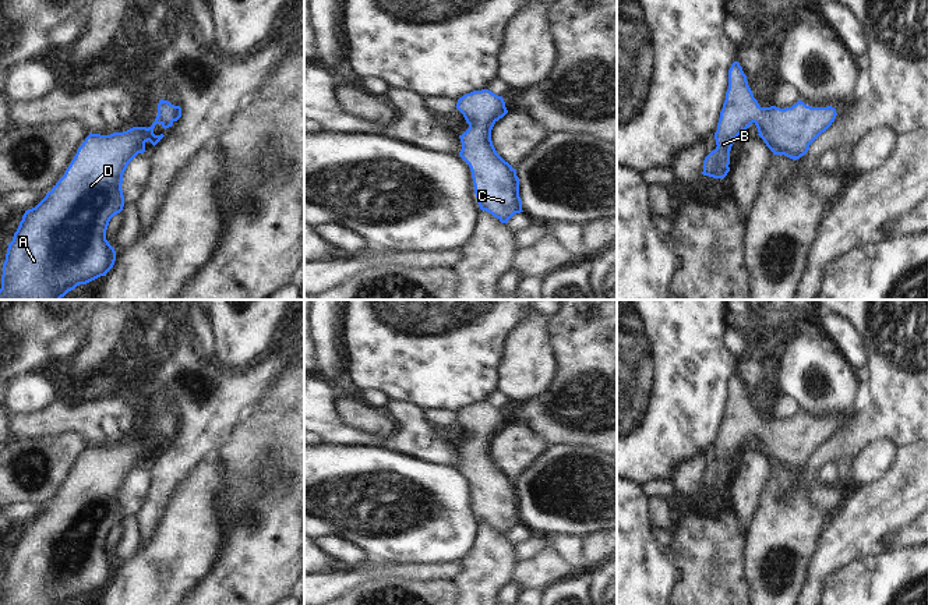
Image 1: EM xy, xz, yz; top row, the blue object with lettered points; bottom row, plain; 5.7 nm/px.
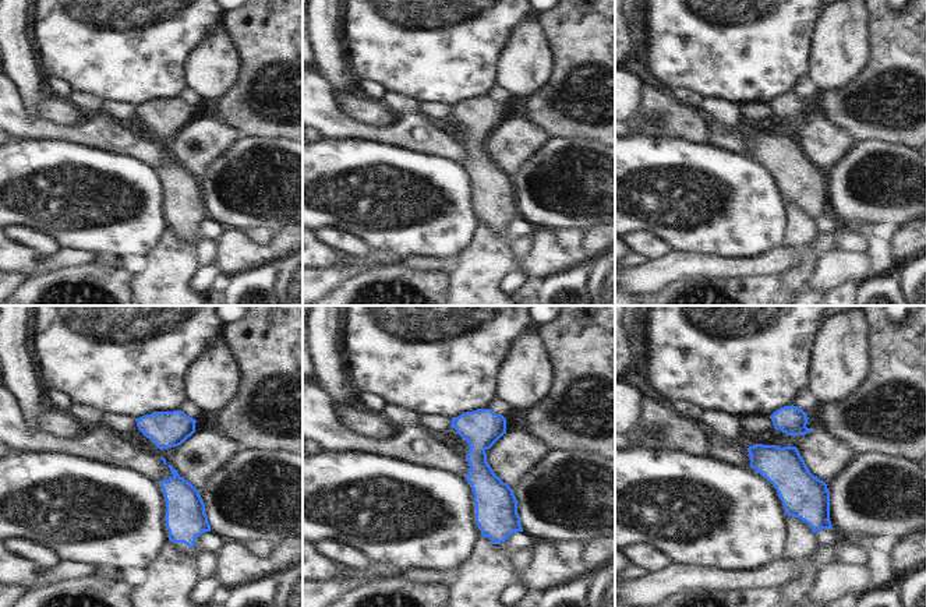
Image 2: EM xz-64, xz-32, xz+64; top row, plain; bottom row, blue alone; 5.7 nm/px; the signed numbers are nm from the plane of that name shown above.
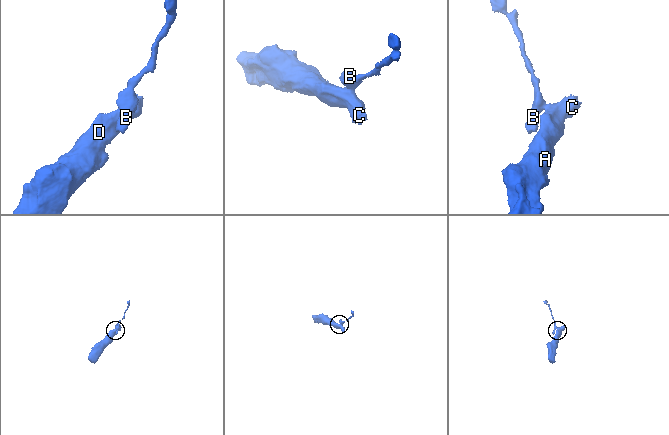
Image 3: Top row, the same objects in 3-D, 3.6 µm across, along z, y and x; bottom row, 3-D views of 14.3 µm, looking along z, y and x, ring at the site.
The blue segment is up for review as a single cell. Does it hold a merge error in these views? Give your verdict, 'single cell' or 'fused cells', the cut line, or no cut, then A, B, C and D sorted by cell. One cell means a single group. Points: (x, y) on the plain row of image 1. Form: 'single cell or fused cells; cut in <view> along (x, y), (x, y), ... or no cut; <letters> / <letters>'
single cell; no cut; A B C D

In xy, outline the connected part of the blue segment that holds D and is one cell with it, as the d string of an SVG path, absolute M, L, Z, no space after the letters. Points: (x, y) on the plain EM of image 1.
M160 411L158 415L158 428L148 441L133 439L127 443L113 445L110 447L89 445L64 488L35 520L25 523L13 553L7 560L0 605L68 605L80 597L87 597L100 588L106 588L116 573L116 563L106 552L106 542L110 531L120 526L124 519L121 502L123 487L128 475L138 466L145 464L145 456L148 453L155 459L165 449L163 446L154 446L155 438L160 436L166 442L180 429L180 418Z

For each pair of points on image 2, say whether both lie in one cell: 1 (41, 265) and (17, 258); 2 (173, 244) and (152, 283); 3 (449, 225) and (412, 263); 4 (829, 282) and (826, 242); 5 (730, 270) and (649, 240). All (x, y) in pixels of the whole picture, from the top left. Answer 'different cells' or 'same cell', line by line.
1: same cell
2: same cell
3: different cells
4: different cells
5: different cells

